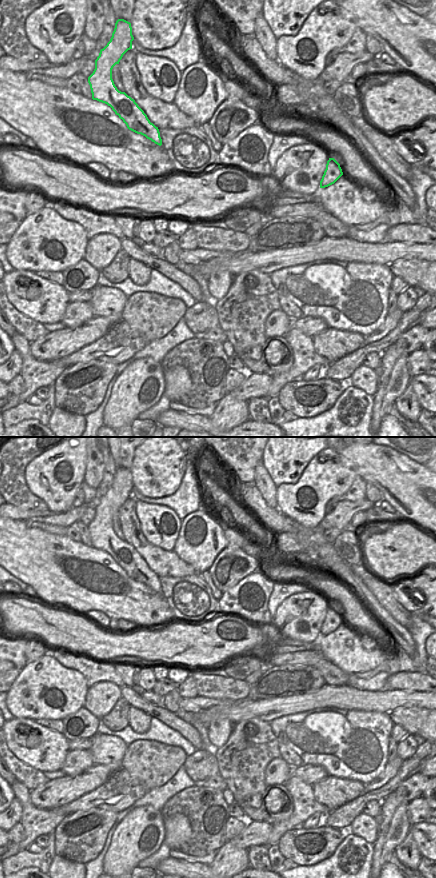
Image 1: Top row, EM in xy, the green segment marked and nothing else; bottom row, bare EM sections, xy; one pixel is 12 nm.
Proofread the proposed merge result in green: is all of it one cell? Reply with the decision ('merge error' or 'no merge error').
no merge error

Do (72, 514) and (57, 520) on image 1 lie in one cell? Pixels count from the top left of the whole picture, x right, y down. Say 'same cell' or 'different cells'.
same cell

